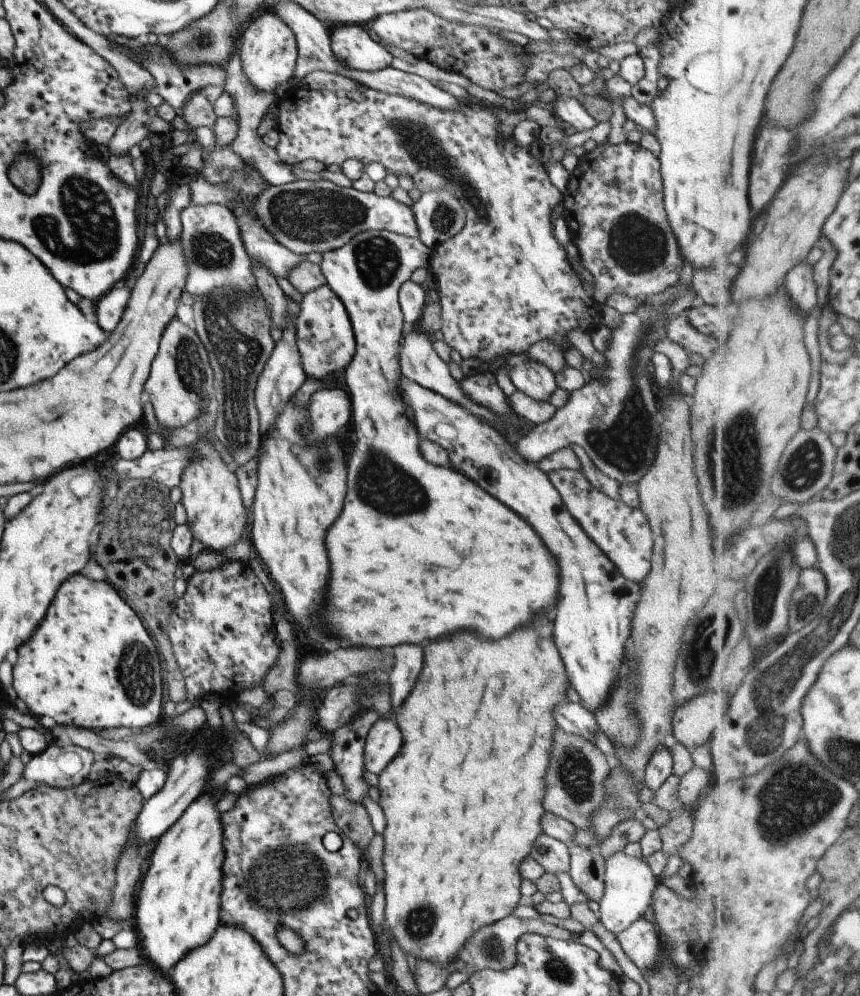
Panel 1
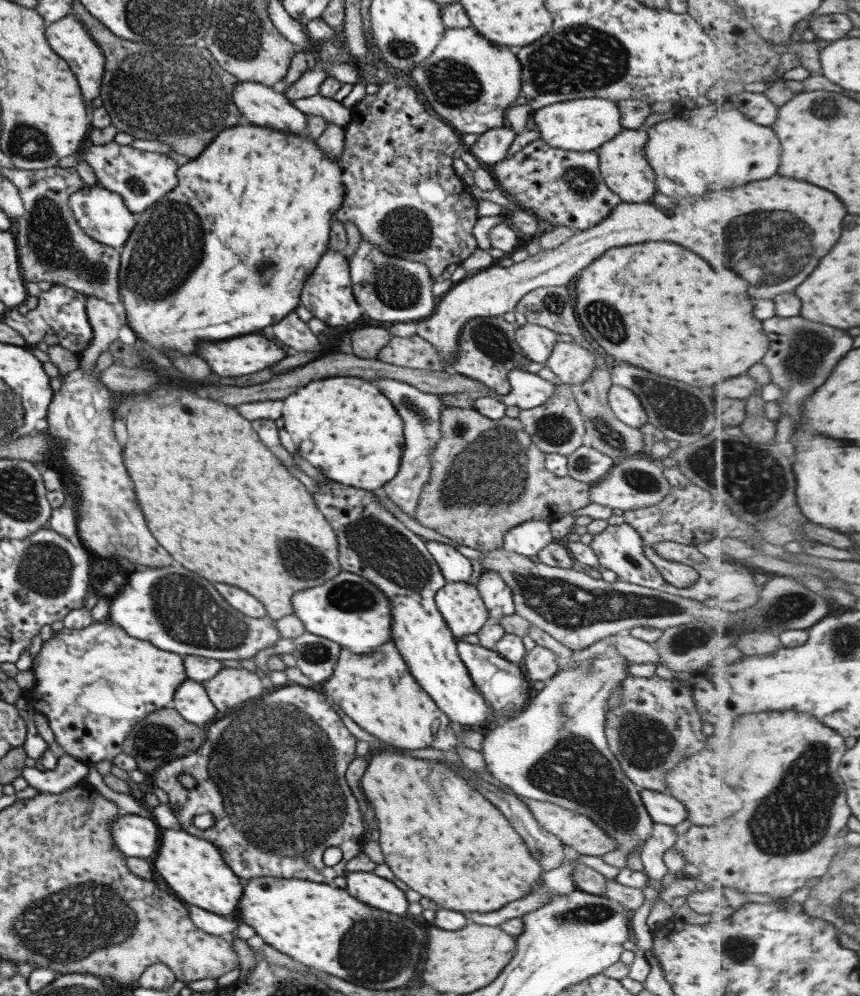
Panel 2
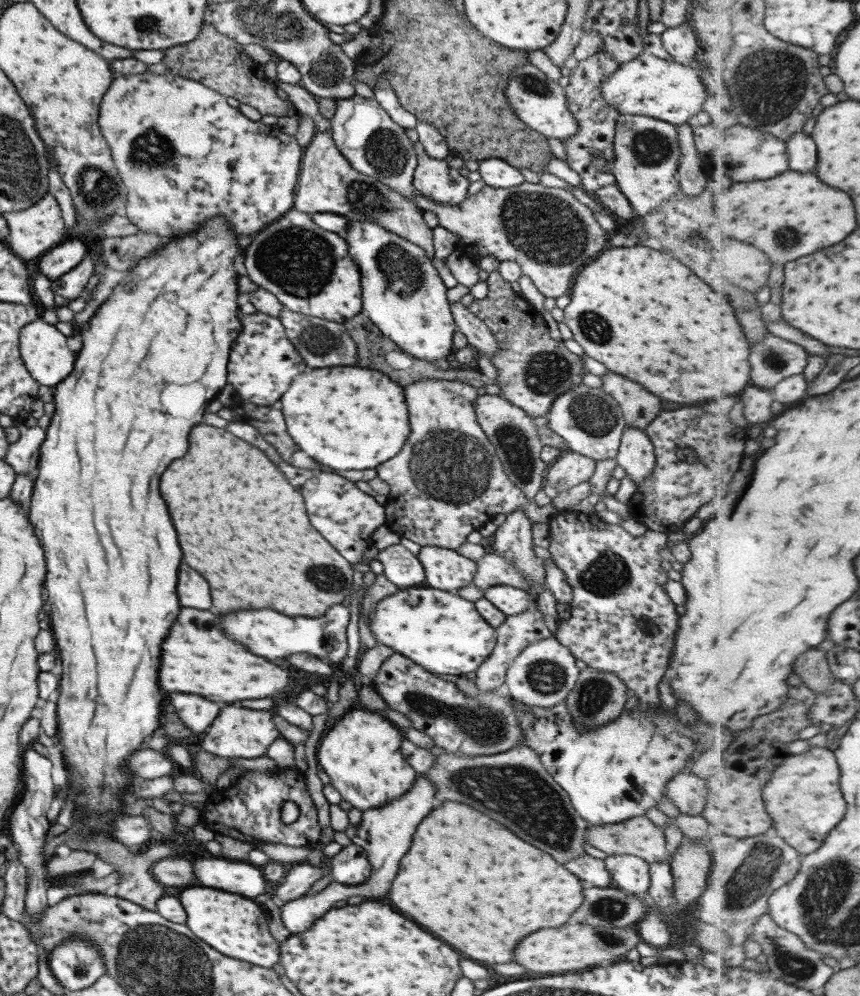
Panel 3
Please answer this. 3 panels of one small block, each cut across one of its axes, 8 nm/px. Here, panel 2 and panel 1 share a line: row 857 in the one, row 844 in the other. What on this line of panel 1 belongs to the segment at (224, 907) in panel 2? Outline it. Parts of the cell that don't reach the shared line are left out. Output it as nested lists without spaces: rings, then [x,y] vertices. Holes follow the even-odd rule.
[[[212,791],[199,794],[183,814],[154,843],[147,872],[139,882],[137,898],[134,899],[135,912],[131,916],[133,930],[137,936],[137,947],[143,962],[155,966],[159,972],[167,975],[189,950],[203,946],[217,928],[217,910],[219,910],[219,884],[223,866],[223,847],[221,836],[223,826],[219,822],[219,812],[215,810],[217,800],[213,802]]]

